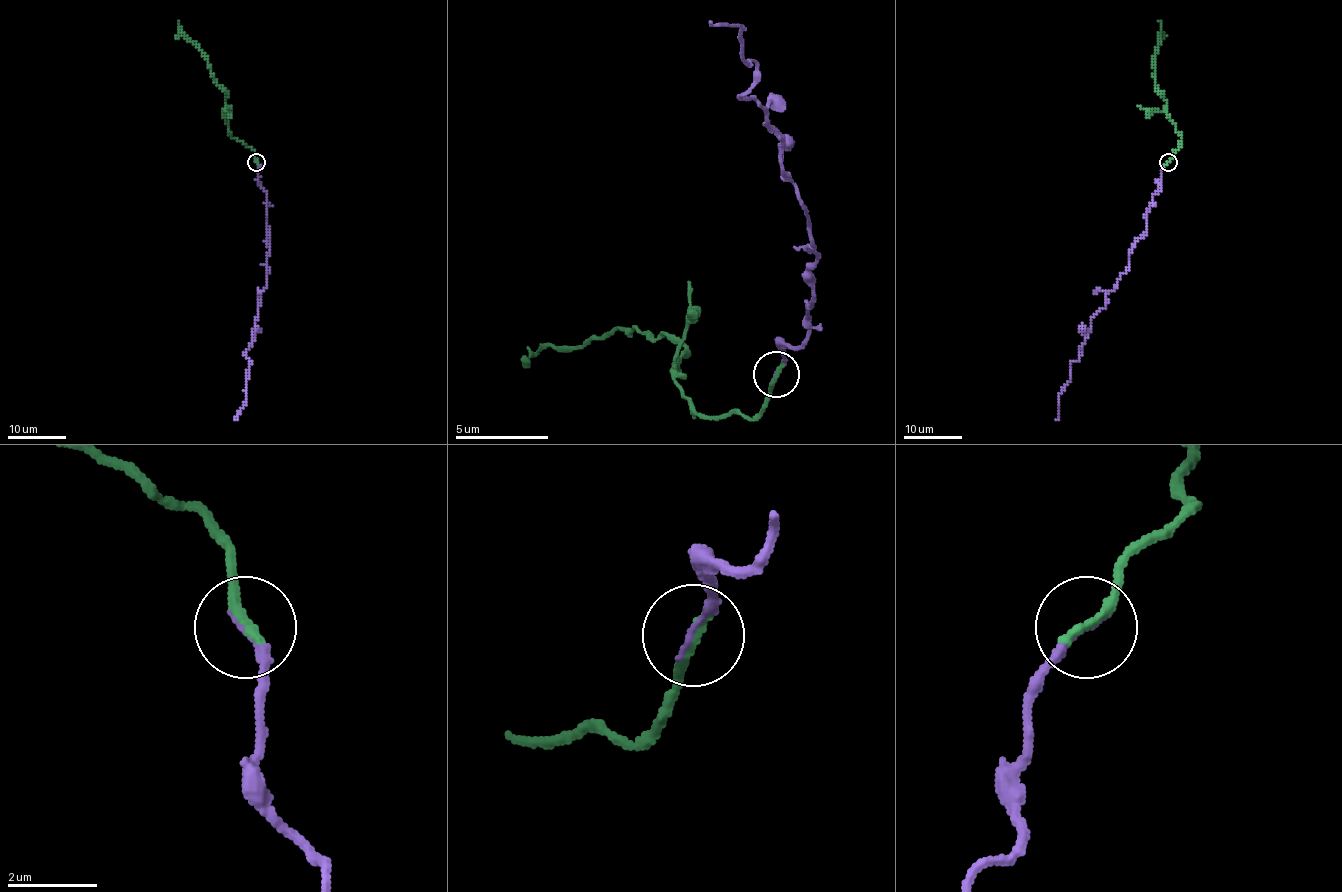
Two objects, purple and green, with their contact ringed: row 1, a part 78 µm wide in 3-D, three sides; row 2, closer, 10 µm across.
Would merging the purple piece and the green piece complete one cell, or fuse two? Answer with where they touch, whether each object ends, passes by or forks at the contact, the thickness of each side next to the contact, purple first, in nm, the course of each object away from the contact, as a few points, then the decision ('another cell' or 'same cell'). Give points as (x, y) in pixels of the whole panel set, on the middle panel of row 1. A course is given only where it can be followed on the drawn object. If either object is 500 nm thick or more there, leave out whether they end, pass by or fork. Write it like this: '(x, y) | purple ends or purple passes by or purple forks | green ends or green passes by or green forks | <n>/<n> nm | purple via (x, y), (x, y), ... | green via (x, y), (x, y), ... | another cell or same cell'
(776, 374) | purple ends | green ends | 130/280 nm | purple via (777, 373), (782, 345), (810, 326), (815, 243), (782, 140), (740, 94), (754, 80), (740, 29), (708, 19) | green via (777, 373), (773, 396), (754, 415), (698, 415), (675, 373), (680, 345), (638, 326), (535, 354), (526, 345) | same cell

